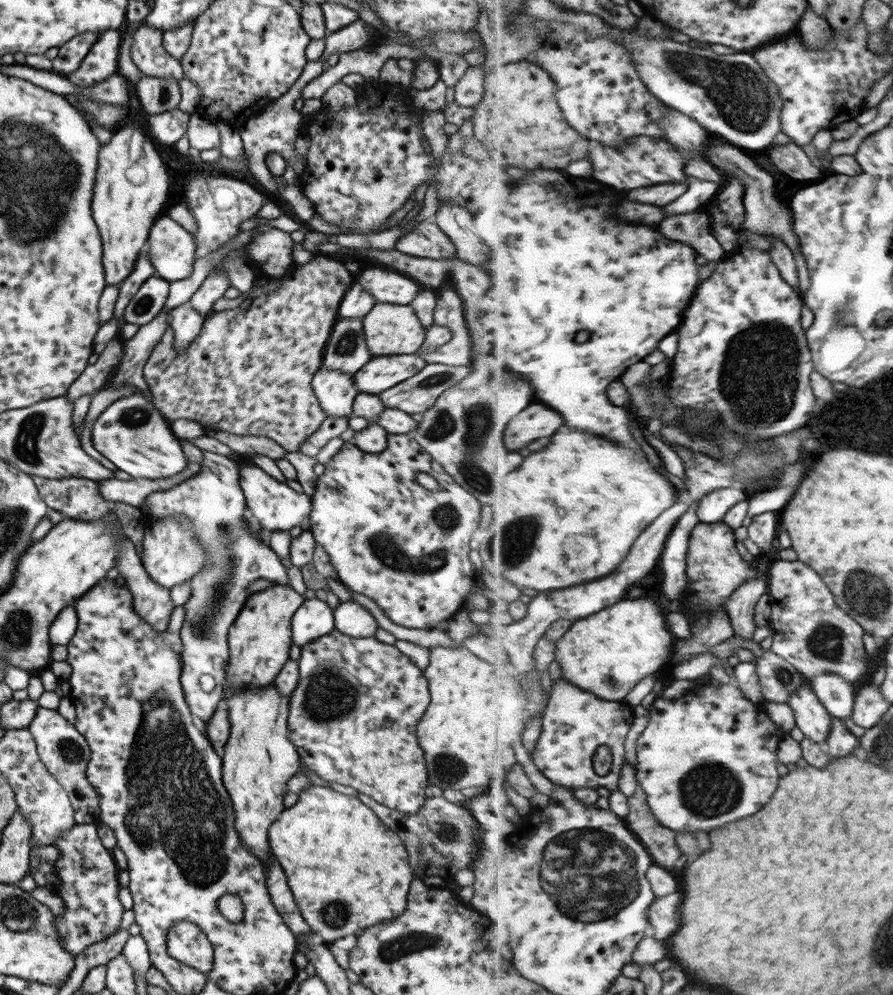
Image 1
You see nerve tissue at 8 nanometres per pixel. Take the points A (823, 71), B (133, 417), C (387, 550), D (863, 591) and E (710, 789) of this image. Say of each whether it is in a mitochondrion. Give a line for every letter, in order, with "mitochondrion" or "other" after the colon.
A: other
B: mitochondrion
C: mitochondrion
D: mitochondrion
E: mitochondrion

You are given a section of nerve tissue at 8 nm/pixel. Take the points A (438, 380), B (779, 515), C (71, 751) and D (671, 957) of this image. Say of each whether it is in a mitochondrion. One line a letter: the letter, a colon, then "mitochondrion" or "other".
A: mitochondrion
B: other
C: mitochondrion
D: other

